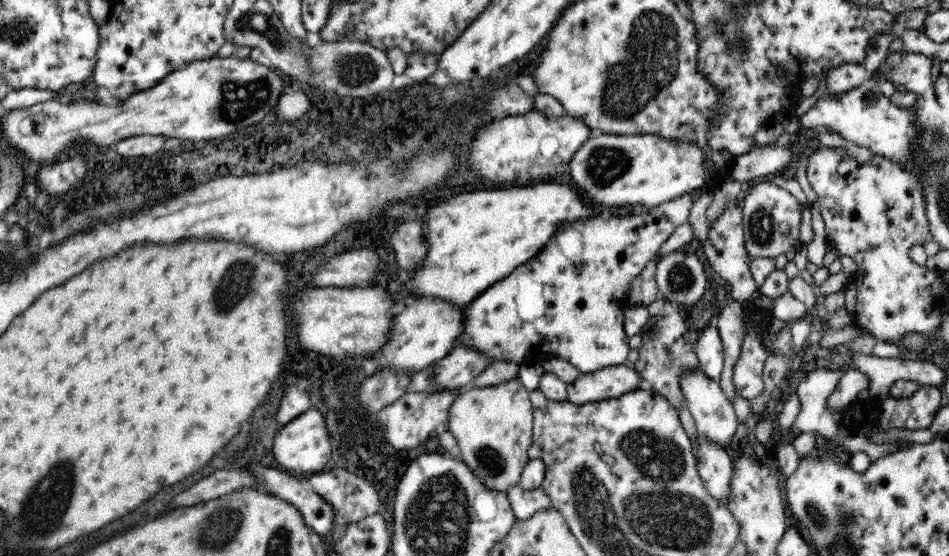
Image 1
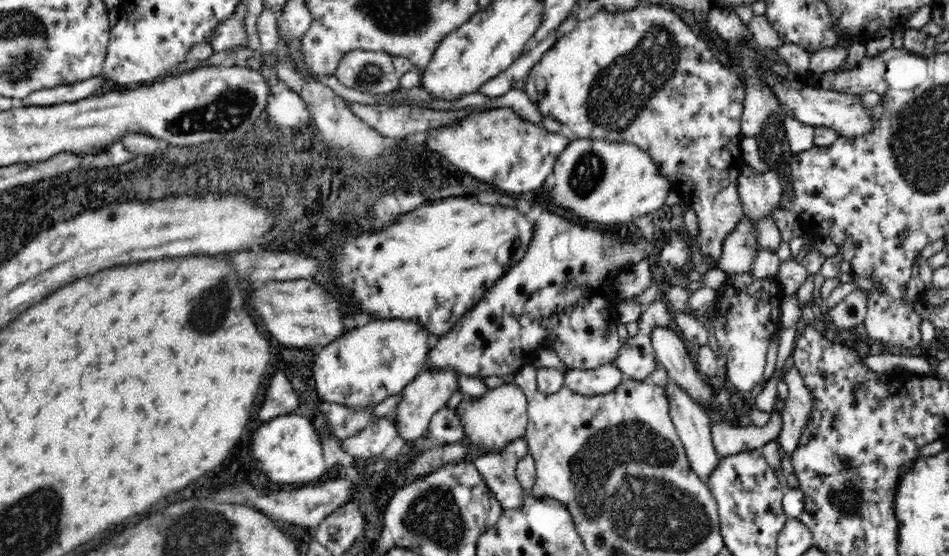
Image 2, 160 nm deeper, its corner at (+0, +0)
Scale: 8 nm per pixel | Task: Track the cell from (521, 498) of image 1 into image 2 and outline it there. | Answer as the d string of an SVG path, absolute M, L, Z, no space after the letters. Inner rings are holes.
M525 437L510 442L504 450L477 454L472 462L503 509L523 506L527 494L516 478L516 462L529 453Z

